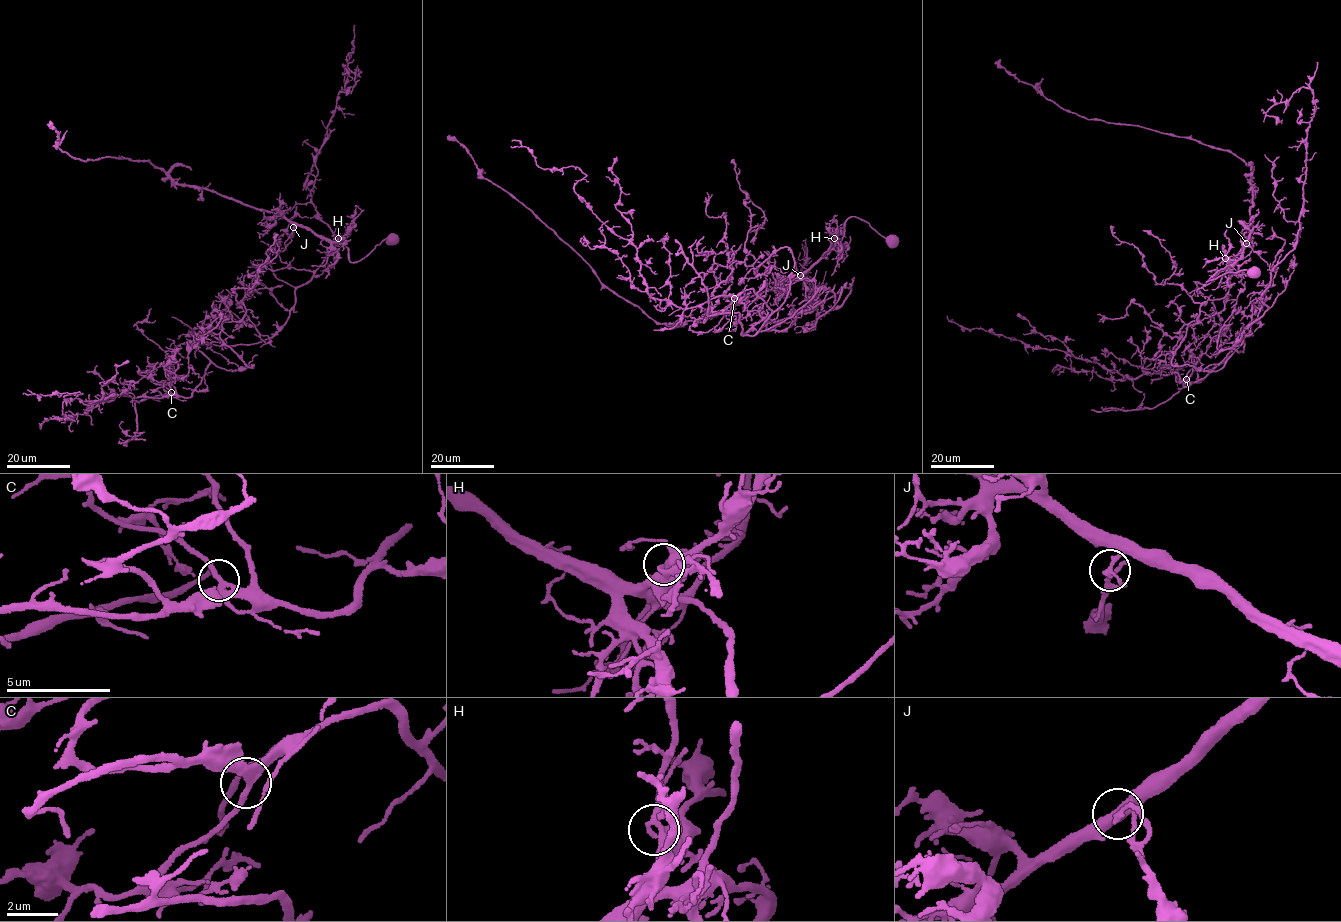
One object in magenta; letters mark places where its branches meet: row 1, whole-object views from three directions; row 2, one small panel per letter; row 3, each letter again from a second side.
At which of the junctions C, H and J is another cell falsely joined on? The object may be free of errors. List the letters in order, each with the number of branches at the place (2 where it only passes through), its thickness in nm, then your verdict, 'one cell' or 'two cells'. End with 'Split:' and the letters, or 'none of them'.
C: 3 branches meet; 200 nm thick; one cell
H: 2 branches meet; 170 nm thick; one cell
J: 2 branches meet; 190 nm thick; two cells
Split: J

